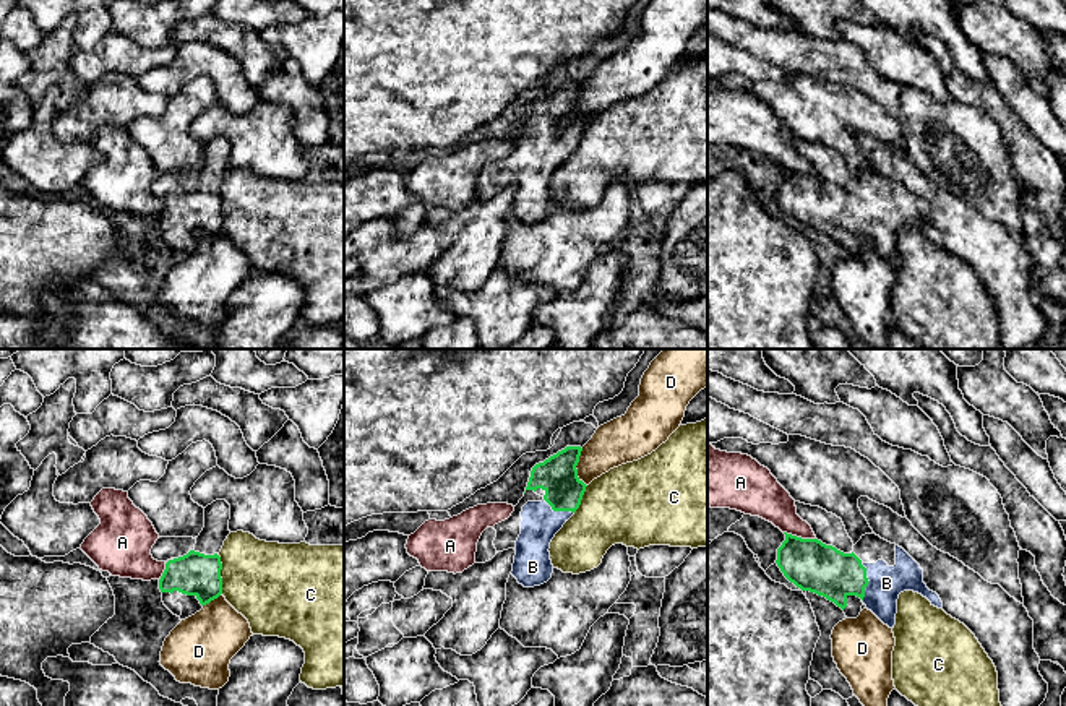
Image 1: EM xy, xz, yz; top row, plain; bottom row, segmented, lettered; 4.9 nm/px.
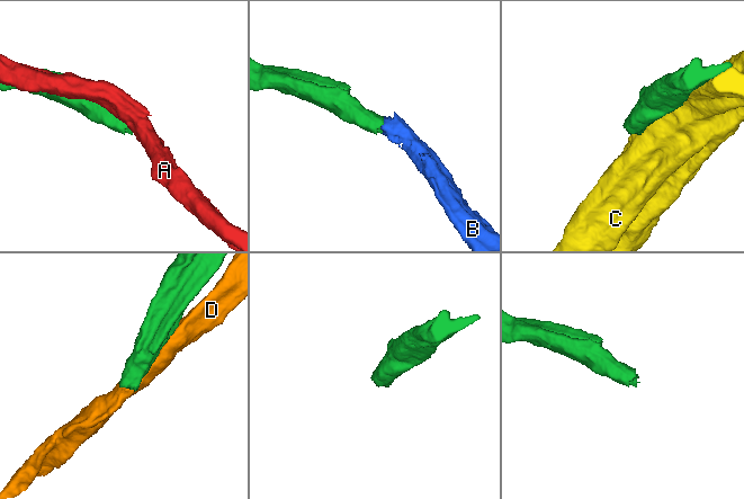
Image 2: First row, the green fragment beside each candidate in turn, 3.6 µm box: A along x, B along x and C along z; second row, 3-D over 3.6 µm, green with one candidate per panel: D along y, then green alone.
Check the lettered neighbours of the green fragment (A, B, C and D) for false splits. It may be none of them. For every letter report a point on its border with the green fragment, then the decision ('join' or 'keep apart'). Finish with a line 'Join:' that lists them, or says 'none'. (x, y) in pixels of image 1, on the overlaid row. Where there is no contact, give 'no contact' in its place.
A: contact yz (800, 538); keep apart
B: contact yz (868, 581); join
C: contact xy (219, 575); keep apart
D: contact xz (575, 468); keep apart
Join: B

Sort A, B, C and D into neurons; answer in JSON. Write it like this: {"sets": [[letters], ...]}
{"sets": [["A"], ["B"], ["C"], ["D"]]}

